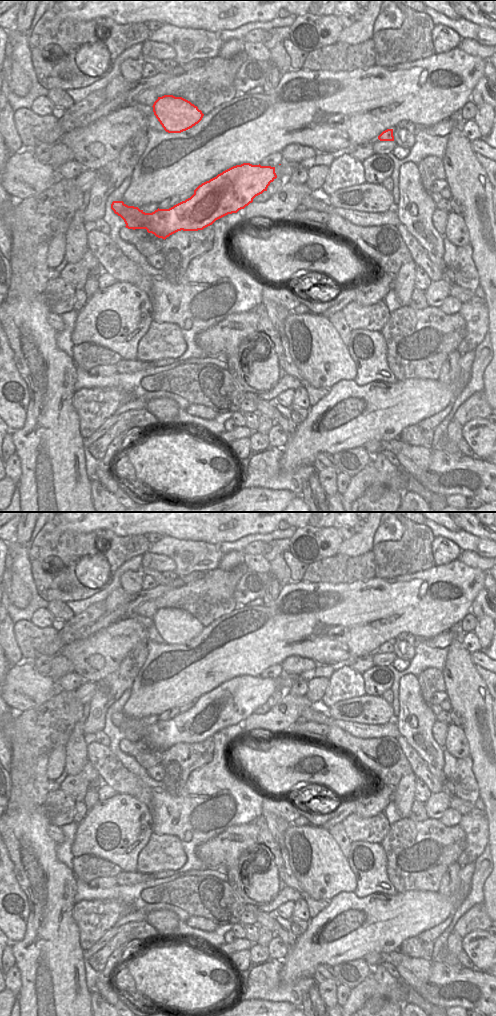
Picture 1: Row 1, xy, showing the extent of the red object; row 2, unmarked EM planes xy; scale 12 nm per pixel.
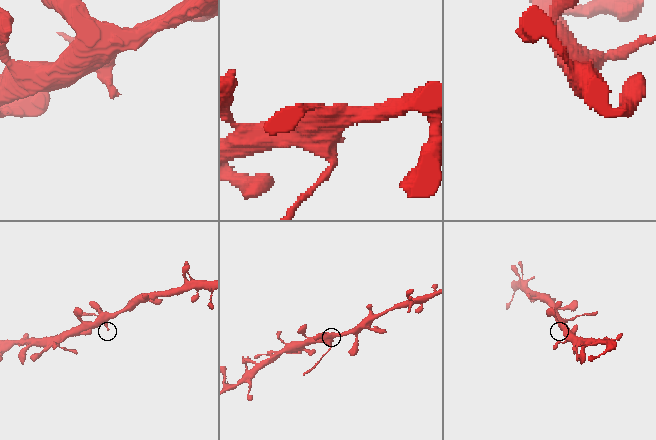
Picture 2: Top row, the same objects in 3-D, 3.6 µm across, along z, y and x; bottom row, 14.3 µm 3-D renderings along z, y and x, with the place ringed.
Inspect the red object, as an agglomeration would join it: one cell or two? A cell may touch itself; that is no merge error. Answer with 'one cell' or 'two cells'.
one cell

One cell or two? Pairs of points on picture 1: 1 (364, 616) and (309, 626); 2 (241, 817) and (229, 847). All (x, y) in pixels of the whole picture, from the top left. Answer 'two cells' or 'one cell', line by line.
1: one cell
2: two cells

